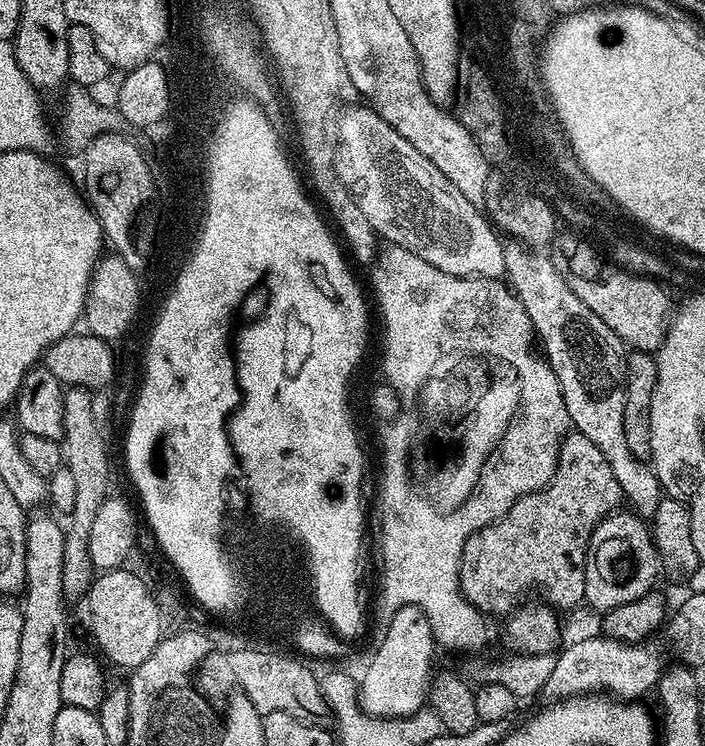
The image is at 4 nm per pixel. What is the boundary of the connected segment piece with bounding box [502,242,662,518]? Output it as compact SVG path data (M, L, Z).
M508 242L503 245L502 248L502 268L508 271L508 277L506 277L507 283L510 285L511 291L516 293L516 297L522 302L522 306L526 310L526 314L530 318L532 323L532 331L544 343L544 352L546 357L546 363L552 373L556 376L556 381L560 387L560 393L562 398L566 402L566 410L570 414L572 419L572 428L577 432L581 432L586 438L590 438L590 442L594 442L594 446L598 446L598 450L602 450L602 454L606 454L606 462L610 462L610 470L614 470L614 478L618 478L618 486L621 493L626 497L631 507L634 509L637 516L641 518L651 518L654 514L654 510L658 510L658 502L662 498L662 489L660 487L660 479L656 477L655 471L645 461L638 459L634 454L630 454L630 448L626 446L626 430L624 429L624 415L626 414L626 386L625 380L628 378L628 362L626 359L626 345L623 340L618 338L618 334L614 334L614 330L610 330L610 326L606 326L606 322L602 322L602 318L598 318L598 314L594 314L594 310L590 310L590 306L586 306L586 302L582 302L582 298L578 298L578 294L574 294L574 290L570 290L565 273L556 269L556 264L550 257L544 256L543 251L533 250L524 247L519 242Z

